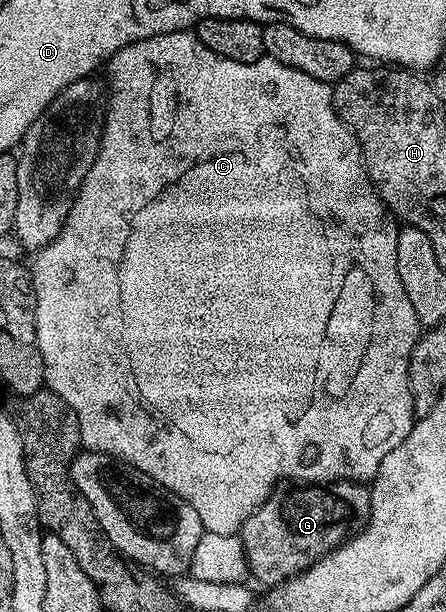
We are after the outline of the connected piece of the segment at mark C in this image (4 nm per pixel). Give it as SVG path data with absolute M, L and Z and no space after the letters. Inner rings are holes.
M178 30L137 40L118 50L109 60L110 66L111 90L109 86L99 154L81 184L79 194L67 217L67 223L63 225L63 231L34 255L35 267L32 265L29 270L31 285L35 291L35 327L43 330L39 351L43 357L45 386L57 396L61 396L61 400L65 400L69 408L73 408L79 421L80 443L98 454L110 454L112 458L126 462L128 466L136 466L144 478L150 478L152 482L164 486L169 492L181 496L181 500L185 500L185 504L189 504L189 508L193 508L193 512L201 516L204 531L209 534L239 534L245 520L253 516L256 505L284 480L294 480L299 484L326 484L340 480L366 483L374 478L381 468L381 460L385 460L385 456L389 456L389 452L393 452L393 448L397 448L397 444L401 444L401 440L409 436L417 418L407 381L409 360L413 348L419 342L421 327L417 312L413 312L409 296L405 296L401 276L397 276L397 236L400 227L375 190L374 182L367 175L367 165L363 163L363 150L355 139L355 133L339 119L332 87L313 76L305 76L305 72L297 72L297 68L289 68L266 56L258 58L256 62L238 62L217 56L217 52L205 48L205 44L201 44L198 36L191 30ZM119 246L131 246L127 250L127 262L124 256L119 254Z

